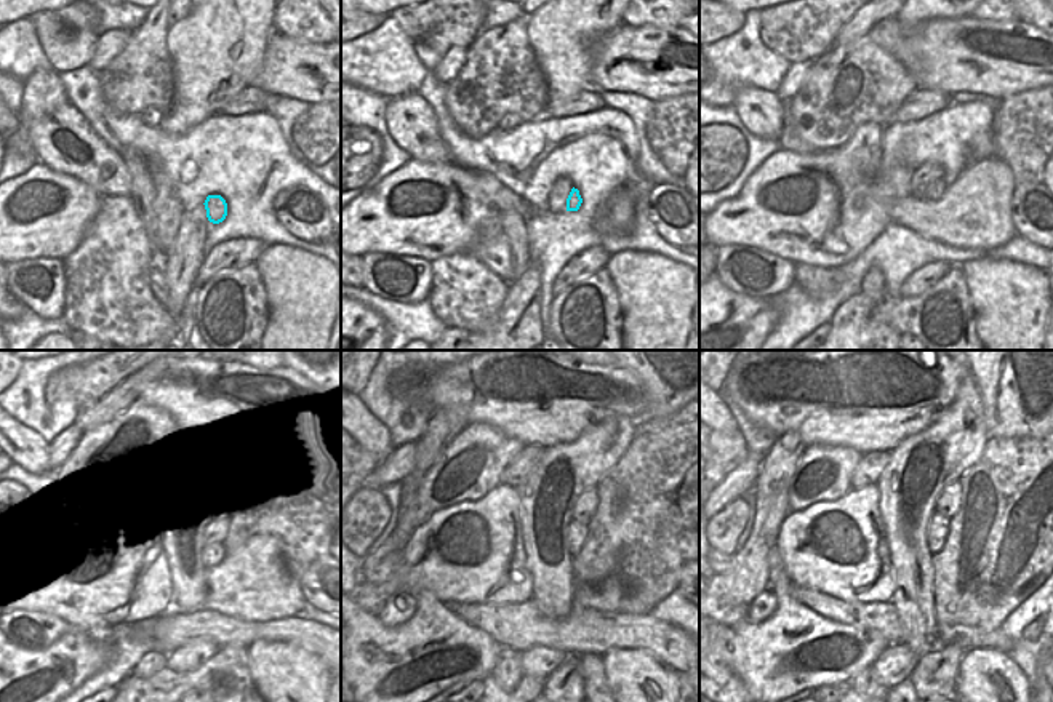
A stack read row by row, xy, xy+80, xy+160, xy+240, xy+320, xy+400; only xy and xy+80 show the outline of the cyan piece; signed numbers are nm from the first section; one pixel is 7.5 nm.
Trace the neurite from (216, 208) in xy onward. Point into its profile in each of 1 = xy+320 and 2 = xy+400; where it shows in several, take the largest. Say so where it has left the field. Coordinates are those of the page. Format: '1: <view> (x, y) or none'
1: xy+320 (576, 531)
2: xy+400 (938, 530)

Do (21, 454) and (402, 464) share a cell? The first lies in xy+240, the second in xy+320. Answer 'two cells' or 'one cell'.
two cells

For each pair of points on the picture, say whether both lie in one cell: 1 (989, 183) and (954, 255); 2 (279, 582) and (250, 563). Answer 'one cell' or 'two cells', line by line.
1: two cells
2: one cell

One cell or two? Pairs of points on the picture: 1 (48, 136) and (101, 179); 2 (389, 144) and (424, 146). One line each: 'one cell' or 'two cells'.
1: one cell
2: two cells

